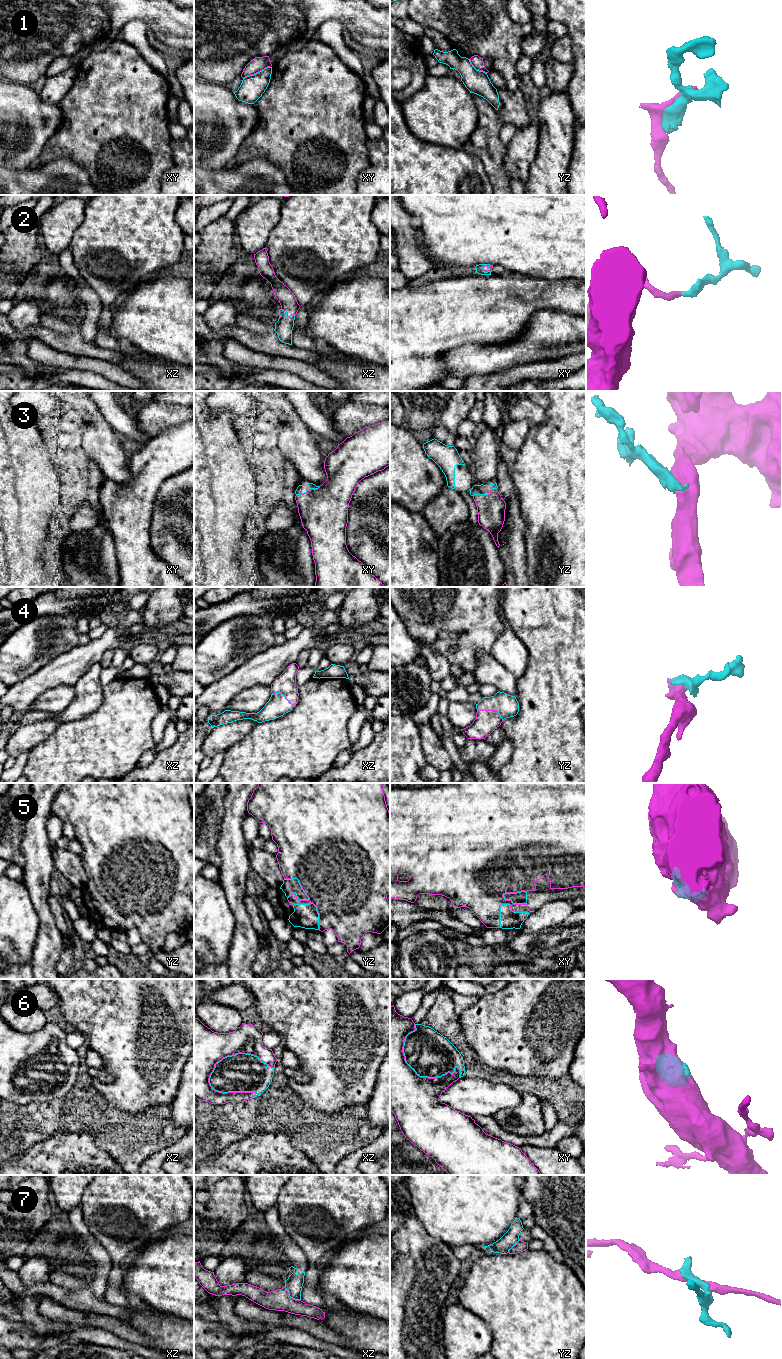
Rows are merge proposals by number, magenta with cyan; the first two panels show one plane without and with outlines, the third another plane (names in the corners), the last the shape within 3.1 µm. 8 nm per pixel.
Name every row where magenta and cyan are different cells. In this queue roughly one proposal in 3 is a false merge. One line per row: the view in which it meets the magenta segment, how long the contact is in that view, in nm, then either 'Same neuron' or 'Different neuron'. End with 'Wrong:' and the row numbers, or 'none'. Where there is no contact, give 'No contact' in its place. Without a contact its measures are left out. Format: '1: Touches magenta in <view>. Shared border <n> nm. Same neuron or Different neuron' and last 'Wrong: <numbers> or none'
1: Touches magenta in xy. Shared border 240 nm. Different neuron
2: Touches magenta in xz. Shared border 130 nm. Same neuron
3: Touches magenta in yz. Shared border 200 nm. Same neuron
4: Touches magenta in yz. Shared border 240 nm. Same neuron
5: Touches magenta in yz. Shared border 260 nm. Same neuron
6: Touches magenta in xy. Shared border 550 nm. Same neuron
7: Touches magenta in xz. Shared border 170 nm. Different neuron
Wrong: 1, 7

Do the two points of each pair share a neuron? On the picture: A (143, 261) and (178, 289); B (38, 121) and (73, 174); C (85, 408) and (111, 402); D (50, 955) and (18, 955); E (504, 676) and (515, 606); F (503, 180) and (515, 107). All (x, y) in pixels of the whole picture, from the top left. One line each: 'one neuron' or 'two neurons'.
A: two neurons
B: two neurons
C: two neurons
D: two neurons
E: two neurons
F: one neuron

